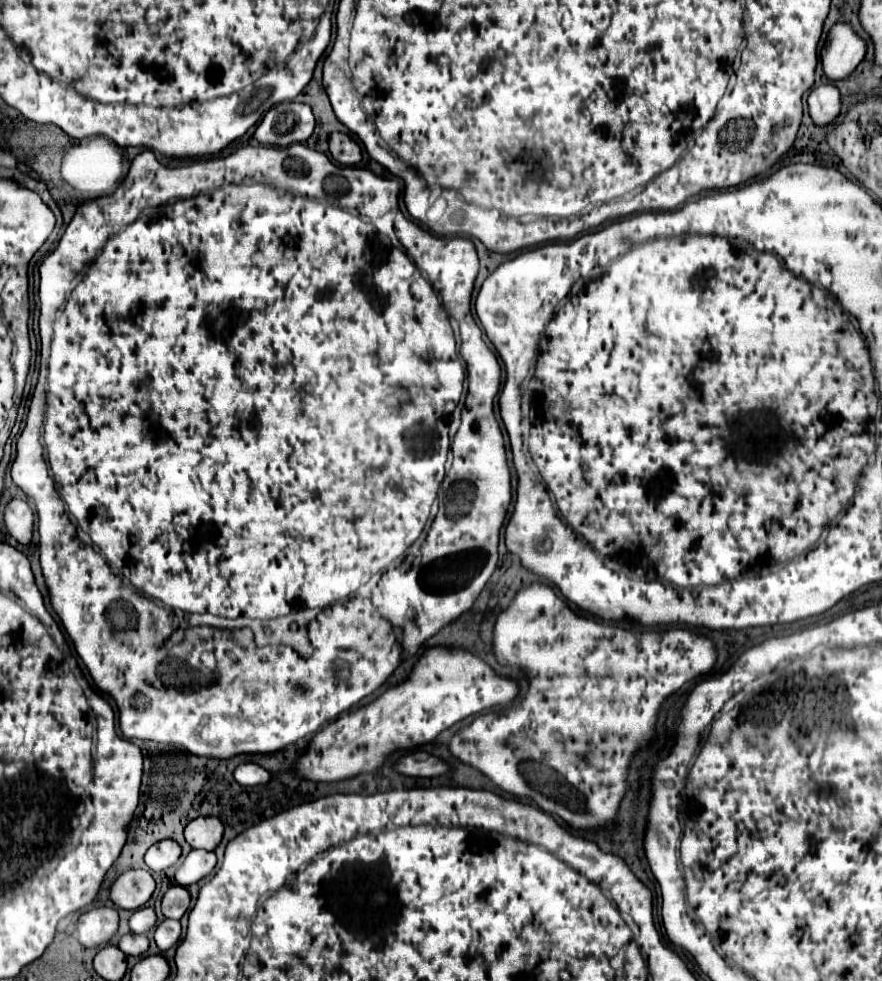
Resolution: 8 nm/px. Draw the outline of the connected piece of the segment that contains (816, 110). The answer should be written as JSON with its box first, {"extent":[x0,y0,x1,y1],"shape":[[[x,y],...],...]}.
{"extent":[809,85,841,125],"shape":[[[821,85],[811,91],[809,99],[809,115],[815,125],[829,125],[841,113],[841,97],[839,89],[833,85]]]}

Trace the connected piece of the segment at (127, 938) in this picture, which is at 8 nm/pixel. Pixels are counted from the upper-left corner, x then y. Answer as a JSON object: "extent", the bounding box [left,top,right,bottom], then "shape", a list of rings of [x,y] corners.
{"extent":[119,933,149,955],"shape":[[[127,933],[119,941],[119,949],[125,951],[125,955],[141,955],[149,949],[149,939],[145,935],[135,935]]]}

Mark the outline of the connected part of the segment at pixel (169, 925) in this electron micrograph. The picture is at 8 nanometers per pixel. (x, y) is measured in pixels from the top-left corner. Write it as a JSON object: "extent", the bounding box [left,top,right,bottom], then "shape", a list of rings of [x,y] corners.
{"extent":[155,919,181,951],"shape":[[[165,919],[157,929],[155,929],[155,941],[161,951],[167,951],[173,947],[181,937],[181,923],[175,919]]]}

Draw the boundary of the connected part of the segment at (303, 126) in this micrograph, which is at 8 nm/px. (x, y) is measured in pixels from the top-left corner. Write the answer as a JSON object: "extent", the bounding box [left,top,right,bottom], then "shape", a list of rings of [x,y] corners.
{"extent":[253,101,315,147],"shape":[[[285,101],[267,111],[257,125],[253,137],[261,145],[287,147],[291,143],[305,143],[315,129],[315,117],[309,105]]]}

